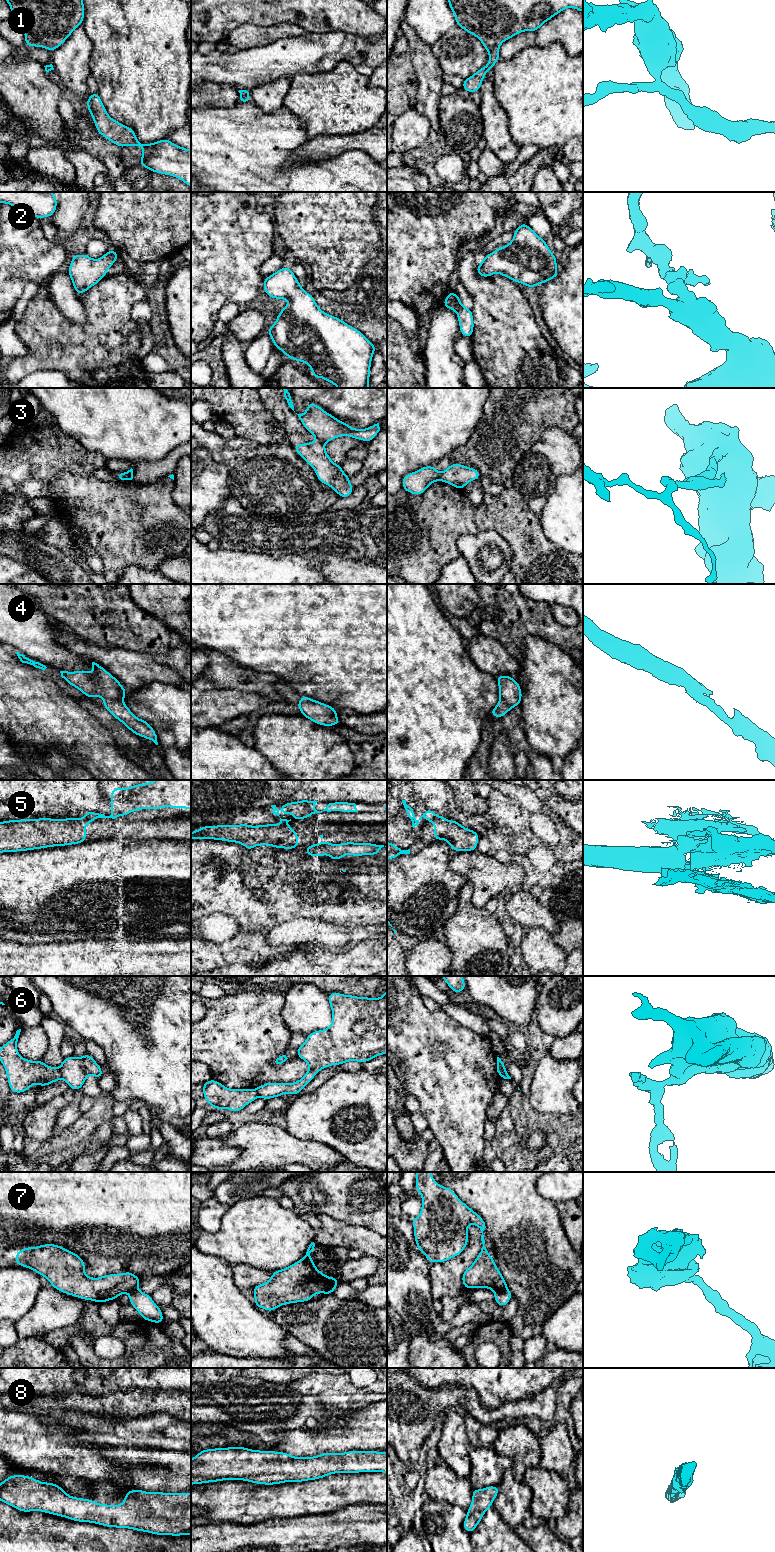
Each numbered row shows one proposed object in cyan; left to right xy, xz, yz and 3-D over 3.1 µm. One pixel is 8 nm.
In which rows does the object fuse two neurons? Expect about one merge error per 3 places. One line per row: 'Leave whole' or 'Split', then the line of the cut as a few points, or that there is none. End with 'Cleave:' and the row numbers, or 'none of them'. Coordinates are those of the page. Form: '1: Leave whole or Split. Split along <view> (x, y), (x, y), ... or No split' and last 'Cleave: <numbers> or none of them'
1: Split. Split along yz (485, 66), (486, 70)
2: Leave whole. No split
3: Split. Split along xz (316, 438), (323, 443)
4: Leave whole. No split
5: Split. Split along xy (84, 817), (93, 820)
6: Split. Split along xy (58, 1068), (62, 1077)
7: Split. Split along xz (334, 1278), (330, 1281), (325, 1293)
8: Leave whole. No split
Cleave: 1, 3, 5, 6, 7

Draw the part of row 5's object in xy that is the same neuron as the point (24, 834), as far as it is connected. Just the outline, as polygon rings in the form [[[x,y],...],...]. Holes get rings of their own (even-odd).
[[[47,817],[0,822],[0,853],[84,843],[86,840],[86,824],[93,821],[85,818],[51,819]]]

